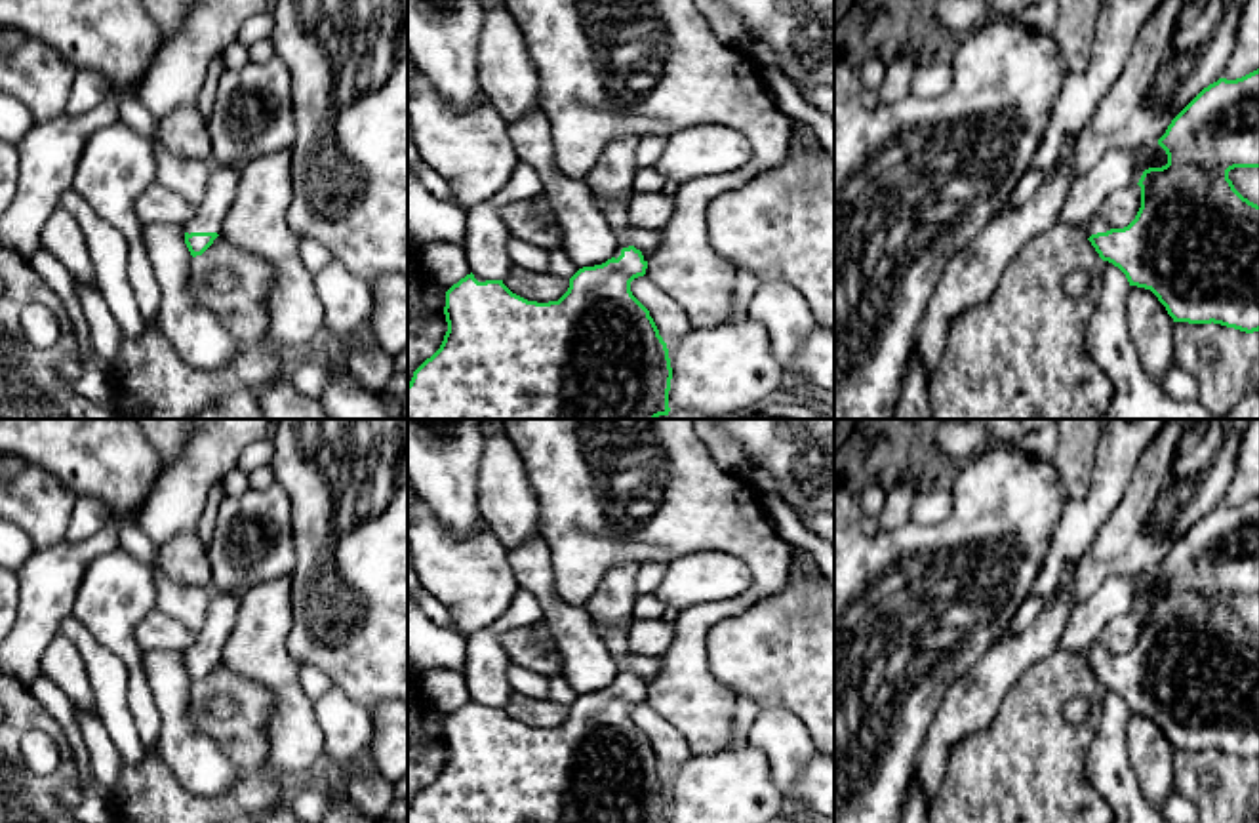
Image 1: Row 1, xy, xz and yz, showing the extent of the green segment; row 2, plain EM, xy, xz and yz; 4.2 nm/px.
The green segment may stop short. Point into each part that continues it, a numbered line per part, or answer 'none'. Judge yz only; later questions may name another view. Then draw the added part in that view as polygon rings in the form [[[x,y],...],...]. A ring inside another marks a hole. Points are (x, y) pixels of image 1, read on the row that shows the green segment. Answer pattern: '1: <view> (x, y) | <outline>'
1: yz (1096, 223) | [[[1097,213],[1093,217],[1089,217],[1089,221],[1086,223],[1086,234],[1097,234],[1097,232],[1107,232],[1114,229],[1110,223],[1107,223],[1103,217],[1099,217]]]

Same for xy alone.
1: xy (221, 180) | [[[210,162],[208,189],[185,232],[223,232],[223,221],[234,202],[240,168]]]

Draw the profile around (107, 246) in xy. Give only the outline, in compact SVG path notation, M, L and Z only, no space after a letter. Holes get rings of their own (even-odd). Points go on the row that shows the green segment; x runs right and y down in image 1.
M72 187L59 198L57 210L69 211L78 221L88 244L97 290L105 297L124 335L130 339L139 337L147 322L128 276L128 238L110 223L103 221Z

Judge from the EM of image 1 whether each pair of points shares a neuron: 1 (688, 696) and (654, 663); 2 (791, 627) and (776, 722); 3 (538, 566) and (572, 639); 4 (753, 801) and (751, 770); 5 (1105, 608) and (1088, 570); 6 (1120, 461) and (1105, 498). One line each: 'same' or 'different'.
1: different
2: different
3: same
4: same
5: different
6: same

